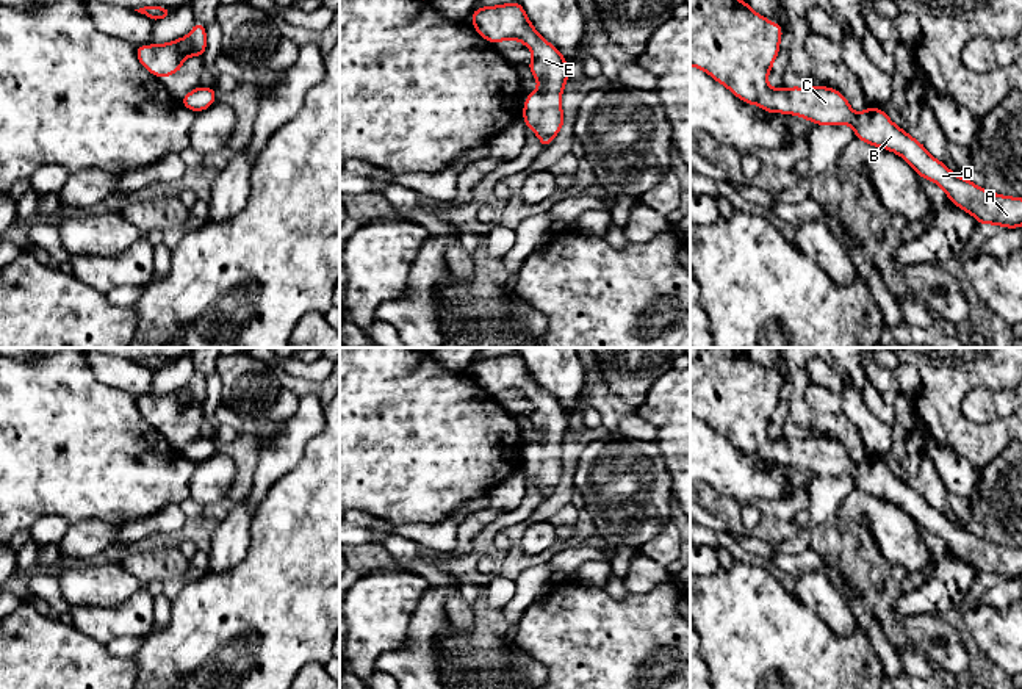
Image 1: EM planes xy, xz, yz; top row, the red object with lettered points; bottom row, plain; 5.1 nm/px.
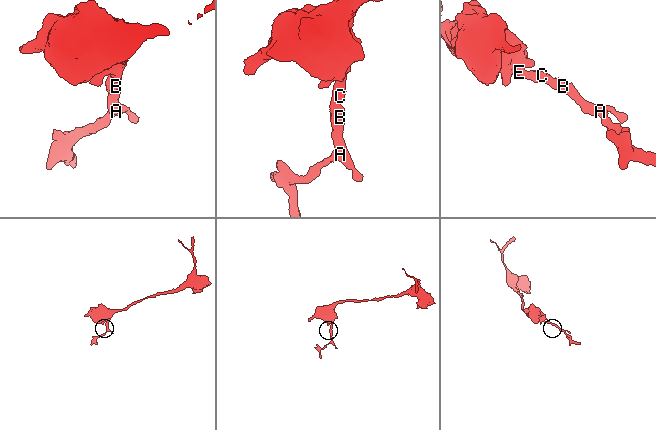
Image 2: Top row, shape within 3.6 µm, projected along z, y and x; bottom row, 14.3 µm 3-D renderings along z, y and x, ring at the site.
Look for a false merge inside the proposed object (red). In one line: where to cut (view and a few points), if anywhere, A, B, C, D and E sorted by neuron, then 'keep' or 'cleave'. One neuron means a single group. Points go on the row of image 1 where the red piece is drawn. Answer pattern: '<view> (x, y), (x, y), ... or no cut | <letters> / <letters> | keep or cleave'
no cut | A B C D E | keep

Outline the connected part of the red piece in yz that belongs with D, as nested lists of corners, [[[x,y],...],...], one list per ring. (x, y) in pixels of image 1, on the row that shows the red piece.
[[[690,0],[690,66],[704,70],[717,83],[726,86],[748,105],[759,105],[765,113],[793,114],[815,125],[842,125],[853,128],[858,139],[883,147],[908,161],[922,179],[939,185],[950,202],[970,213],[981,225],[1022,227],[1022,197],[994,194],[950,171],[942,161],[928,153],[925,146],[895,125],[881,108],[865,108],[855,113],[850,102],[833,88],[779,88],[773,89],[767,77],[779,53],[783,28],[762,14],[754,13],[745,0]]]

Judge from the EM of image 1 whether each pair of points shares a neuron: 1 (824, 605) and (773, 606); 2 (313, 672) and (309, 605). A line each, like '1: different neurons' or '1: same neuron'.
1: different neurons
2: different neurons

